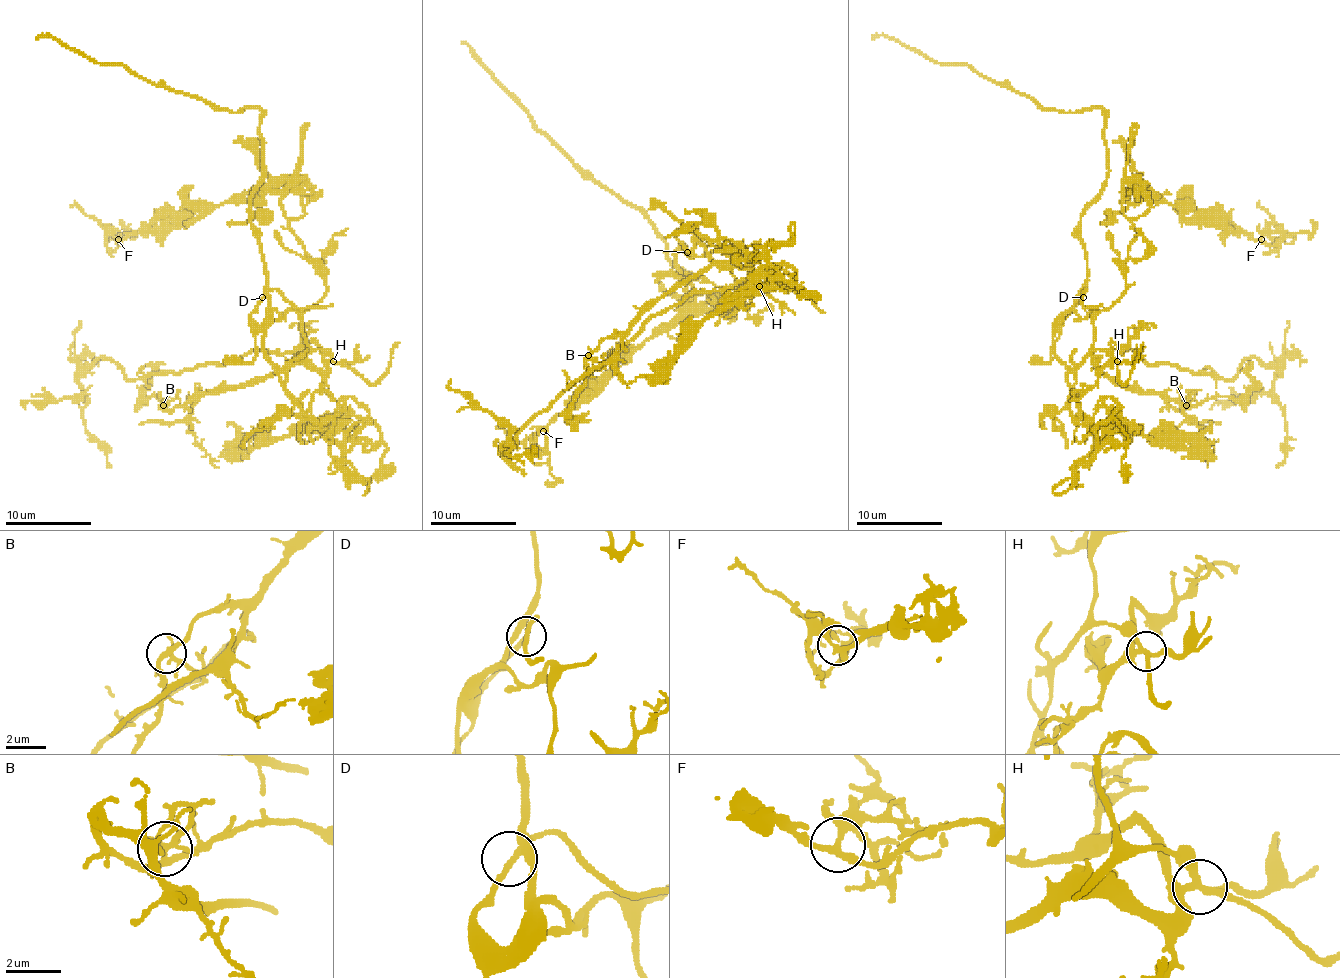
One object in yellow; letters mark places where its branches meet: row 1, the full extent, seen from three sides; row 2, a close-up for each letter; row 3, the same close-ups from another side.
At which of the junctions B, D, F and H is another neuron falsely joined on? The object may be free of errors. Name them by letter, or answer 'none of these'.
H

